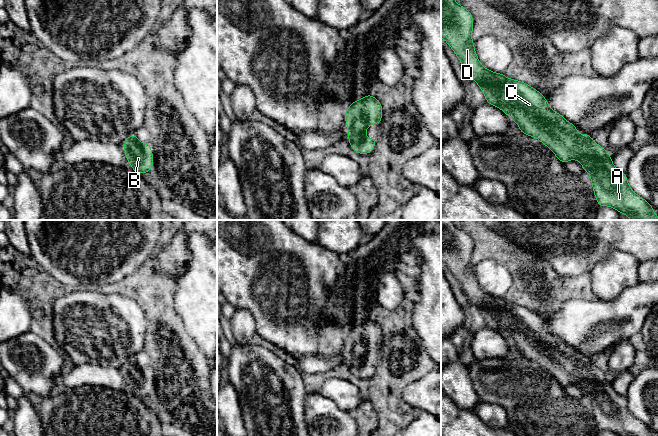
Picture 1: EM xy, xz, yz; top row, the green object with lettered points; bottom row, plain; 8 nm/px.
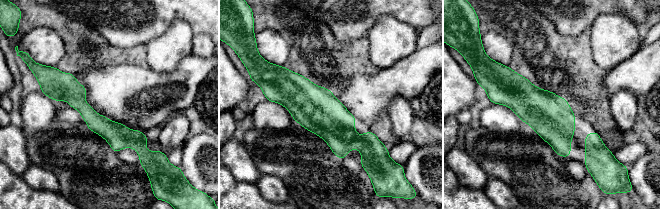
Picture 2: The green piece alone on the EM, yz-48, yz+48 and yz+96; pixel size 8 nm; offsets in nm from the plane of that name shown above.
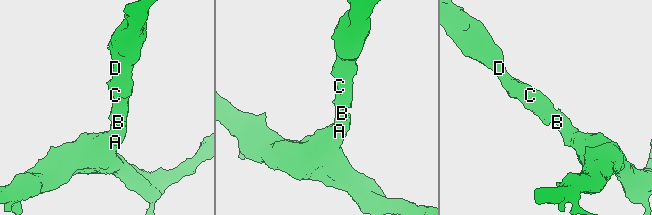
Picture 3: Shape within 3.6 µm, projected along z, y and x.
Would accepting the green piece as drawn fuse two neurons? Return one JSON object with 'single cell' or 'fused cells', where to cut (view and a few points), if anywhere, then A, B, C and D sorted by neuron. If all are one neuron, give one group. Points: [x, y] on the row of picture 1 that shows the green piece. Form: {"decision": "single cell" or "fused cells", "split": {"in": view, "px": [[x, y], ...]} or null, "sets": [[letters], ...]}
{"decision": "single cell", "split": null, "sets": [["A", "B", "C", "D"]]}

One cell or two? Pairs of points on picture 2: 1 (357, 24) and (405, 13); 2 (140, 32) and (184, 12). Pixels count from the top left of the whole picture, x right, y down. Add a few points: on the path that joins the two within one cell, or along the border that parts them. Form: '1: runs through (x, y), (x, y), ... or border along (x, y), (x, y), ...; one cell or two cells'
1: runs through (369, 15), (374, 10), (393, 10); one cell
2: runs through (151, 22), (162, 12), (173, 12); one cell

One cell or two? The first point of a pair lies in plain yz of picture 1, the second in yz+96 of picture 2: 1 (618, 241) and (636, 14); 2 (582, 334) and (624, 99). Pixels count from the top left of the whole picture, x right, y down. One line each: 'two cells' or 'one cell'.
1: one cell
2: two cells

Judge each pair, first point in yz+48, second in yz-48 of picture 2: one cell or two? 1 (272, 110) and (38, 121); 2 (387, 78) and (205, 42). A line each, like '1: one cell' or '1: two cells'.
1: one cell
2: two cells

